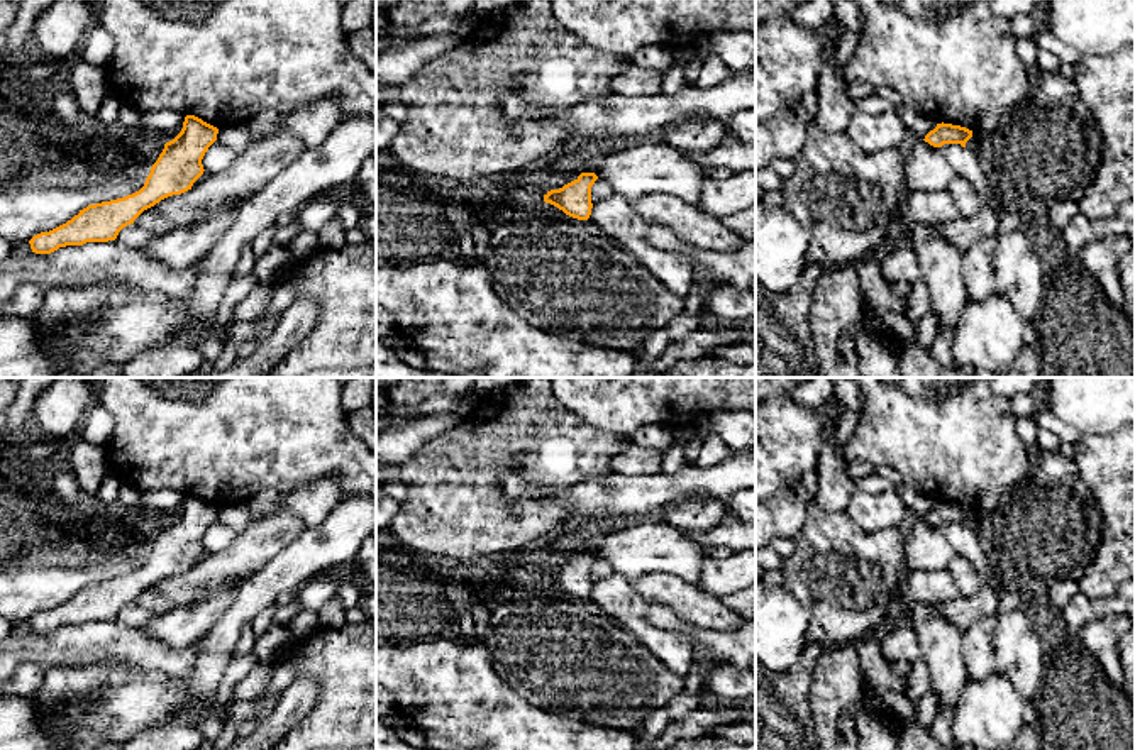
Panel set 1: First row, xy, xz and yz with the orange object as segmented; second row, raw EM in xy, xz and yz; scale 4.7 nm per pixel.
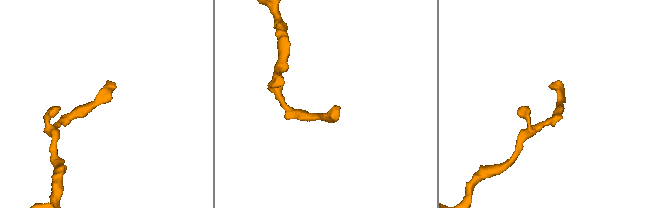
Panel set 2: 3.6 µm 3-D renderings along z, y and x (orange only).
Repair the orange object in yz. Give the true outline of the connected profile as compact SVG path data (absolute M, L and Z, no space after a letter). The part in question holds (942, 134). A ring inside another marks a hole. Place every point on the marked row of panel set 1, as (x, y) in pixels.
M937 124L933 130L925 135L925 142L933 147L942 147L944 144L961 144L966 147L966 142L972 137L972 130L952 125L952 124Z

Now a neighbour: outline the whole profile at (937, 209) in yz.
M947 190L910 191L906 196L906 223L942 227L959 217L959 208Z

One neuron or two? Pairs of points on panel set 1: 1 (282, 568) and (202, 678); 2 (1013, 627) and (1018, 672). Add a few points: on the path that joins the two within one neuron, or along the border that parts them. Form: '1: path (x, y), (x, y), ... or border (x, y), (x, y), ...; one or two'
1: path (256, 595), (231, 622), (214, 650); one
2: path (1013, 639), (1013, 661); one

